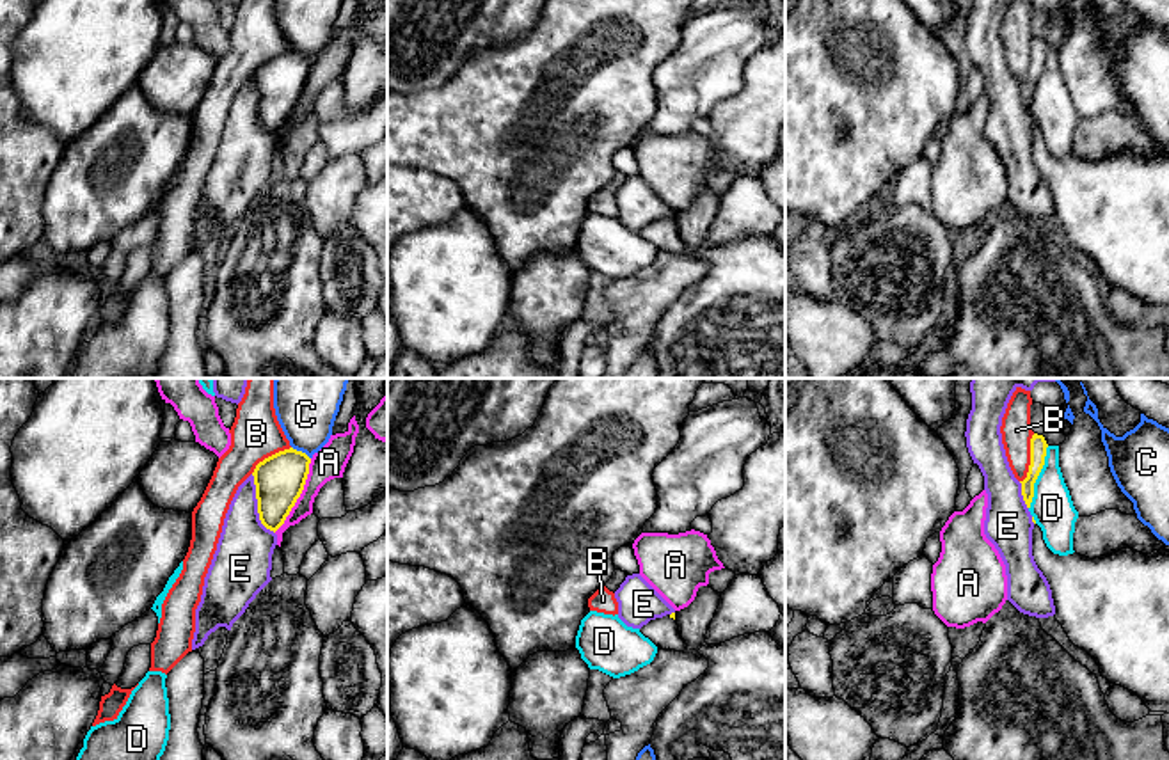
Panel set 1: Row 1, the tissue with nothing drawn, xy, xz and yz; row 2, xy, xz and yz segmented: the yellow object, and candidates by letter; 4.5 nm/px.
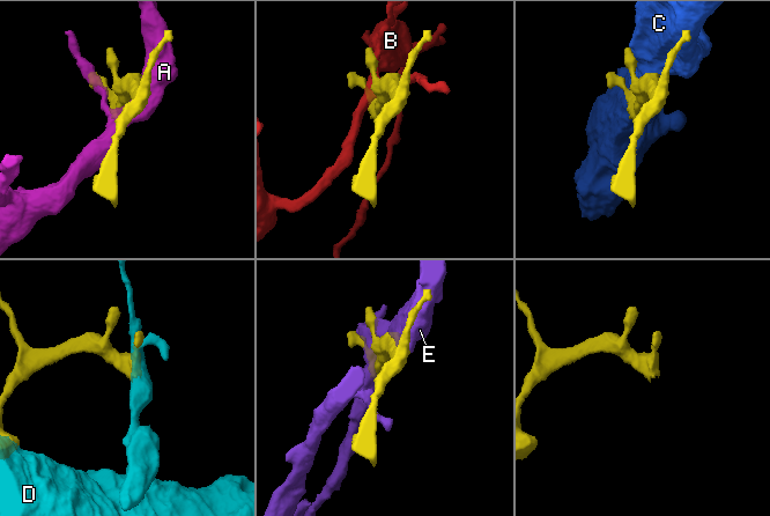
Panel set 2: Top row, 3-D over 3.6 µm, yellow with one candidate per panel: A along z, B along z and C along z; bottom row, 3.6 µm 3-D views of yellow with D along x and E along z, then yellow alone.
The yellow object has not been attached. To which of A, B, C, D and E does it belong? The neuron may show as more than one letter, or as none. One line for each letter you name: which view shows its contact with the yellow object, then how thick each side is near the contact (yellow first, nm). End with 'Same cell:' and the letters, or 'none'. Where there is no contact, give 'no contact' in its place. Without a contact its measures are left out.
Same cell: none

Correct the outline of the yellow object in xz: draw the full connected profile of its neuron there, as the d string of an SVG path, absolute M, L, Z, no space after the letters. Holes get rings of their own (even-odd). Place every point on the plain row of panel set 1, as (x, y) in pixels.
M675 215L650 222L640 231L640 234L648 240L657 249L657 252L688 252L686 243L679 236Z

